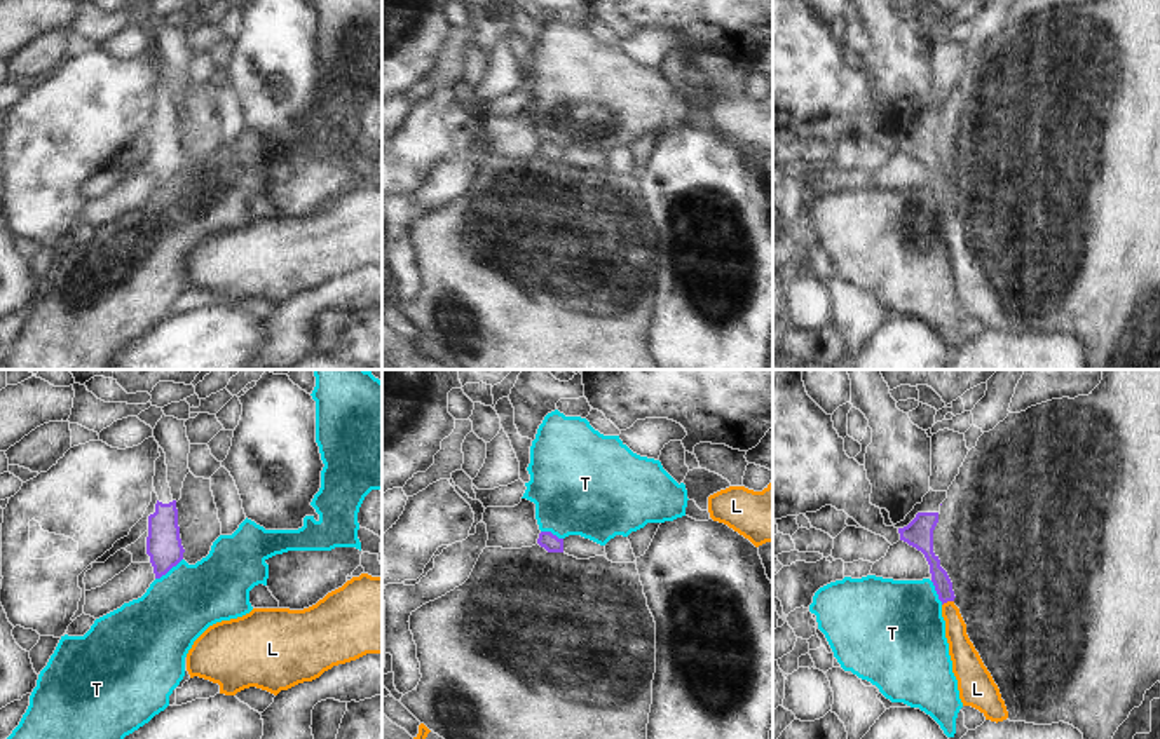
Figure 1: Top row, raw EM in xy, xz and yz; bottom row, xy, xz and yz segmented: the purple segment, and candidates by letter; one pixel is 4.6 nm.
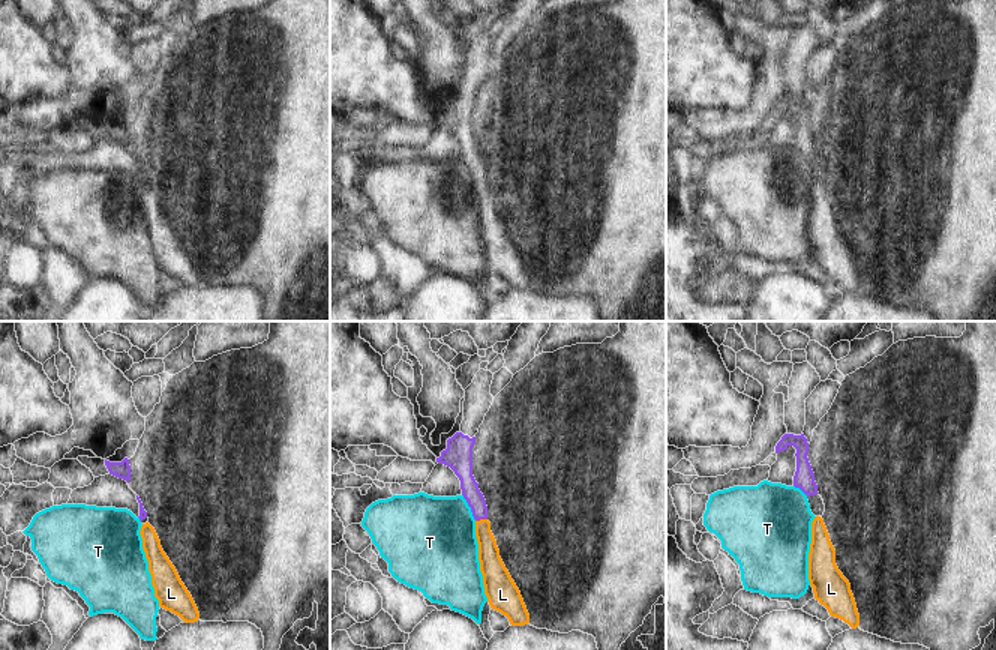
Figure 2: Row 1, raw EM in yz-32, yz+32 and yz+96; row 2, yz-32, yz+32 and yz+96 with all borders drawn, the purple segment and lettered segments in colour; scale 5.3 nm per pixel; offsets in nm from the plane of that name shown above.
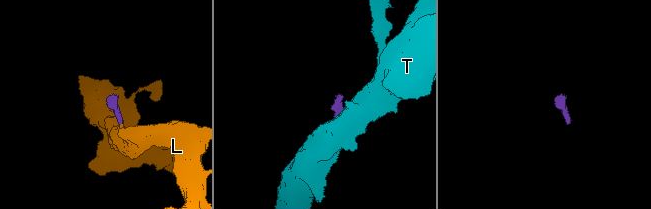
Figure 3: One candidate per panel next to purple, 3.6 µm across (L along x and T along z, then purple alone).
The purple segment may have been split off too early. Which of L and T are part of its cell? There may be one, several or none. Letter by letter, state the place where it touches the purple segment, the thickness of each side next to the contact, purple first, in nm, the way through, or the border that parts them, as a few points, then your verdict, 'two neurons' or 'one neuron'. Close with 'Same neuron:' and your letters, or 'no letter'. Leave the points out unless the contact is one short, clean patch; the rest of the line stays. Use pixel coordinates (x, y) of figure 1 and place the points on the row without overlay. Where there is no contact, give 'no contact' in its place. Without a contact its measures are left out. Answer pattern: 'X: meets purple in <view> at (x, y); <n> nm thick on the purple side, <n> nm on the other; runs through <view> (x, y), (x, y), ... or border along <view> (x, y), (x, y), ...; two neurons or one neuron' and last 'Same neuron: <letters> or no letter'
L: meets purple in yz at (948, 210); 80 nm thick on the purple side, 120 nm on the other; runs through yz (942, 194), (948, 210), (962, 260); one neuron
T: meets purple in xy at (168, 180); 160 nm thick on the purple side, 320 nm on the other; border along xy (182, 168), (156, 189); two neurons
Same neuron: L

